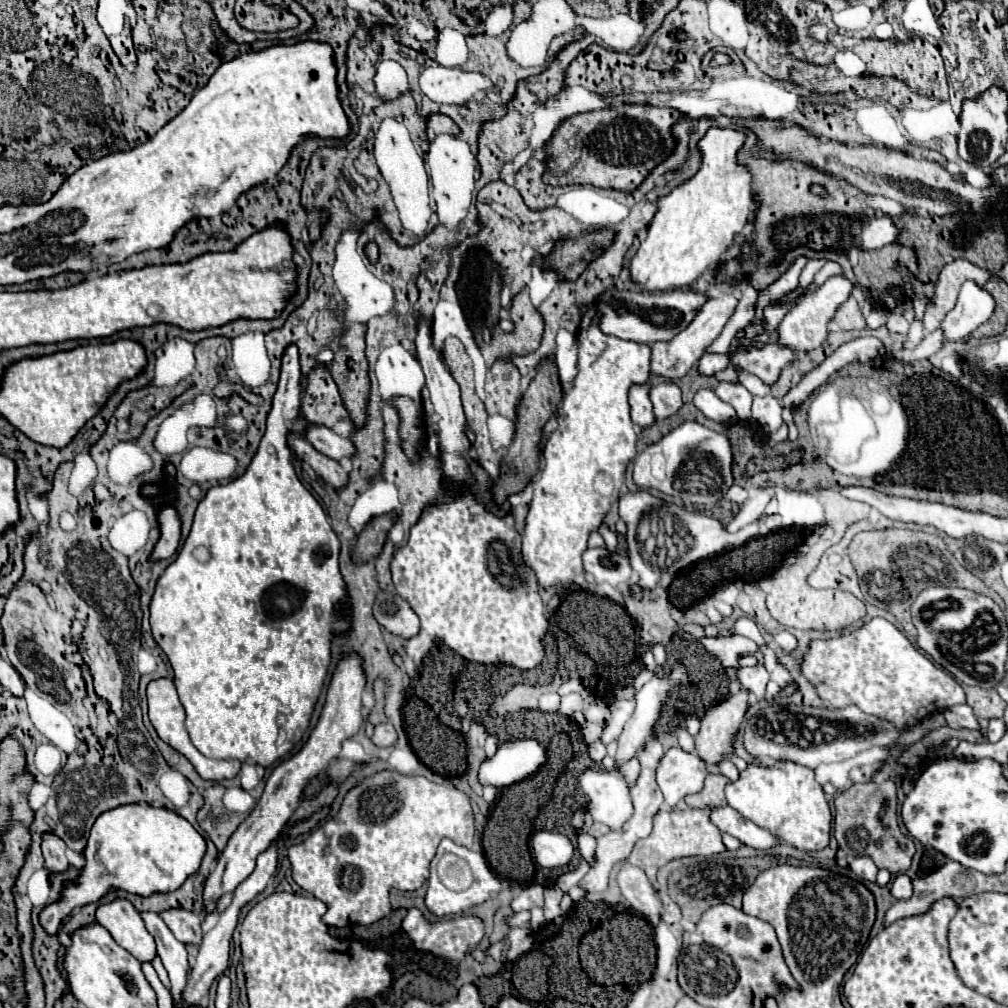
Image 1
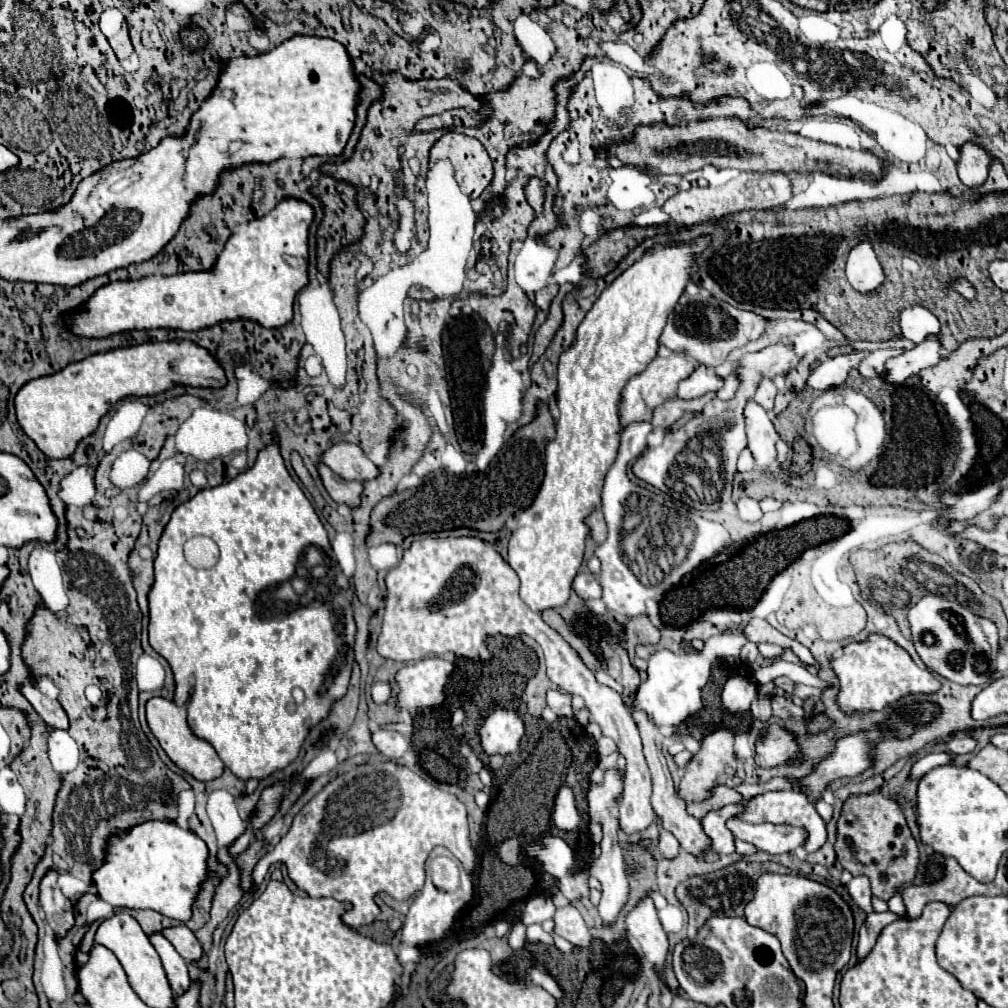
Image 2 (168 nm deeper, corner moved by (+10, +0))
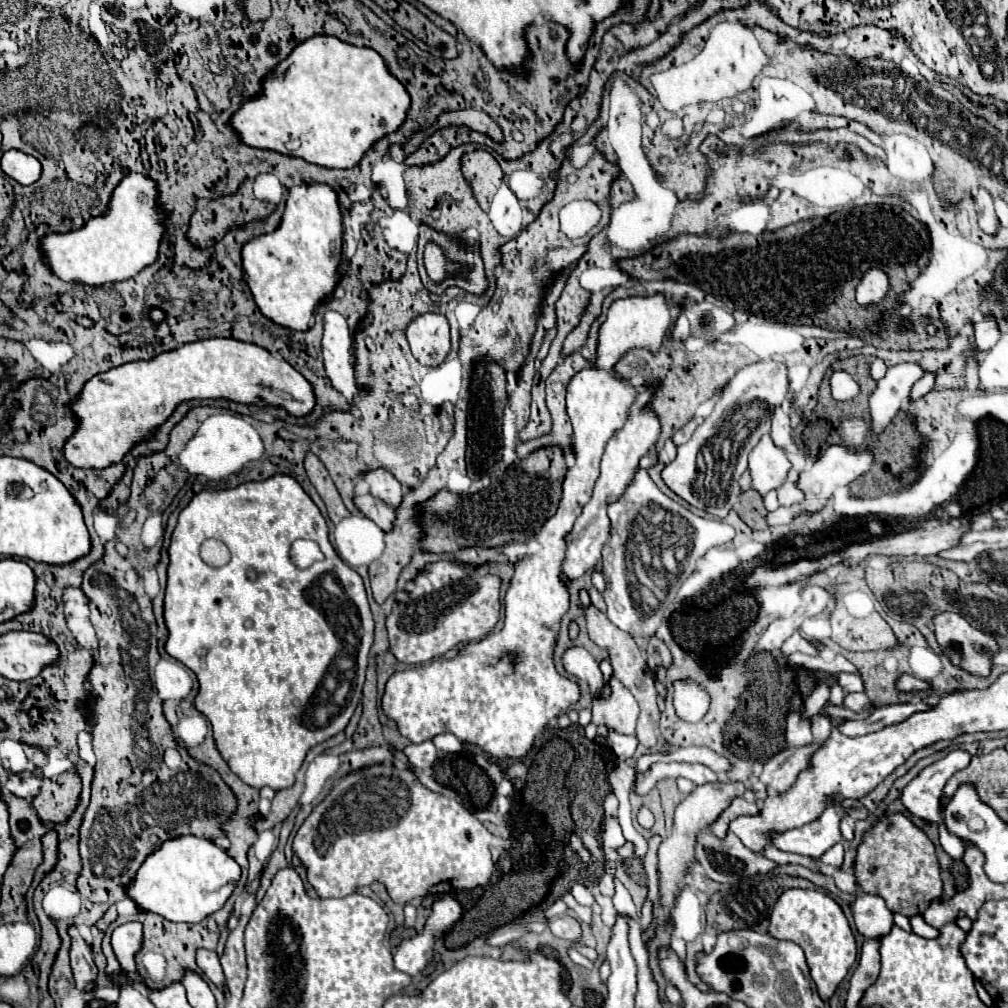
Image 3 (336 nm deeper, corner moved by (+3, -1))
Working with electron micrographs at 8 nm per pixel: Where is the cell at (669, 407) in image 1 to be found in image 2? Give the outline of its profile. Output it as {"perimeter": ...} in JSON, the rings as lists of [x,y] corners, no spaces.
{"perimeter":[[[678,397],[670,399],[668,403],[664,403],[664,407],[660,407],[660,411],[656,411],[652,425],[666,429],[666,427],[674,425],[676,421],[680,421],[686,411],[702,411],[706,401],[708,401],[708,397],[700,397],[700,399],[692,399],[692,401],[682,401]]]}

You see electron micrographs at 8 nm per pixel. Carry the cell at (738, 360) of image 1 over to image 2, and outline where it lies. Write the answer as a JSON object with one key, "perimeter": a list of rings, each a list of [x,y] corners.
{"perimeter":[[[764,379],[764,383],[760,383],[760,387],[758,387],[758,391],[756,391],[754,401],[760,403],[768,413],[772,413],[772,409],[774,409],[774,397],[776,397],[776,387],[774,387],[774,383],[772,383],[770,379]]]}

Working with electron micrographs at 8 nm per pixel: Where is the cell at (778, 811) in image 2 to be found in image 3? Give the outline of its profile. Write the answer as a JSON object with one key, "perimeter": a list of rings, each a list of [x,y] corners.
{"perimeter":[[[841,842],[835,844],[833,848],[829,848],[829,850],[821,856],[821,860],[827,862],[827,864],[831,864],[831,866],[835,866],[835,868],[839,868],[841,862],[843,862],[843,846],[841,846]]]}

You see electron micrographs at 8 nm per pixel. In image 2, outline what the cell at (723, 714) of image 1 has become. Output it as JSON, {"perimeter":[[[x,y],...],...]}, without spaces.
{"perimeter":[[[718,729],[714,733],[710,733],[708,737],[704,737],[702,741],[702,749],[692,757],[692,761],[686,765],[684,777],[680,781],[680,789],[678,795],[686,801],[704,801],[708,797],[712,797],[712,789],[716,785],[724,785],[730,777],[734,777],[736,773],[736,761],[734,761],[734,751],[732,751],[732,743],[734,743],[734,735],[726,729]]]}

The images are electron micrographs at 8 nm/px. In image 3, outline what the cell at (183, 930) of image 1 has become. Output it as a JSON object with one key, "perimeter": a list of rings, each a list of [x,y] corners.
{"perimeter":[[[199,948],[199,952],[195,956],[197,956],[197,966],[203,970],[203,974],[211,982],[215,982],[219,988],[223,988],[225,976],[223,976],[223,970],[219,964],[219,956],[213,950],[205,950],[205,948]]]}

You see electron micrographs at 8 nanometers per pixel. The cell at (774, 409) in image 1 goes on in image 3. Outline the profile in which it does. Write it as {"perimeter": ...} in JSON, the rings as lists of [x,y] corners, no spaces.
{"perimeter":[[[763,436],[759,444],[749,454],[749,470],[753,478],[753,488],[759,494],[767,494],[773,488],[779,488],[789,472],[791,464],[783,448],[775,446],[771,436]]]}

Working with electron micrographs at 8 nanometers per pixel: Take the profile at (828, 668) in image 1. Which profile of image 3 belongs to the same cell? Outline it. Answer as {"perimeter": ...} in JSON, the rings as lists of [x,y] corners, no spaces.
{"perimeter":[[[901,674],[895,682],[897,690],[899,692],[919,692],[919,690],[929,690],[931,684],[921,680],[921,678],[915,678],[913,674]]]}

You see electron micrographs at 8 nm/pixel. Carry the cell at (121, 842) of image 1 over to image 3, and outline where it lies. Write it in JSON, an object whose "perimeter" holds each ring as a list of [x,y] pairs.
{"perimeter":[[[177,836],[165,840],[139,866],[135,880],[125,886],[125,894],[147,912],[155,912],[171,922],[199,922],[221,910],[241,878],[239,864],[217,848],[211,840],[197,836]]]}

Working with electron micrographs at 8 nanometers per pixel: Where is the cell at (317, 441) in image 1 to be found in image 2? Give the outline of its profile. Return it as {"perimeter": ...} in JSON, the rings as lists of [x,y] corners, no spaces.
{"perimeter":[[[340,441],[332,445],[322,461],[346,481],[372,481],[380,475],[378,467],[368,459],[368,455],[354,443]]]}

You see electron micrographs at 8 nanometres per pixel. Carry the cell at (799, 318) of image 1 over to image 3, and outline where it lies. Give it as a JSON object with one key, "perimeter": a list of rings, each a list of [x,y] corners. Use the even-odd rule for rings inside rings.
{"perimeter":[[[769,360],[741,368],[727,384],[711,416],[707,416],[703,424],[697,426],[693,436],[677,448],[675,460],[663,466],[661,470],[663,482],[691,506],[707,510],[715,518],[725,518],[729,510],[735,508],[735,502],[739,502],[741,496],[739,478],[747,468],[747,454],[755,448],[761,434],[769,432],[771,410],[785,400],[787,392],[789,378],[785,364]],[[715,436],[719,436],[717,438],[719,442],[711,442],[715,440]]]}

